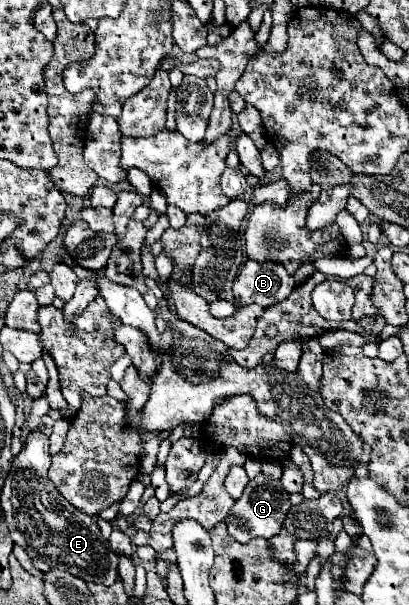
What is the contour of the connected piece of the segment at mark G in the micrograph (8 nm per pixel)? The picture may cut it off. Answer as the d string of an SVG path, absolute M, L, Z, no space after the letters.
M260 474L248 482L242 498L236 500L236 504L232 506L232 510L224 522L228 524L230 536L236 538L238 542L250 542L252 538L266 538L268 540L282 530L288 510L290 510L290 500L284 498L284 490L276 482L272 482L268 476Z

